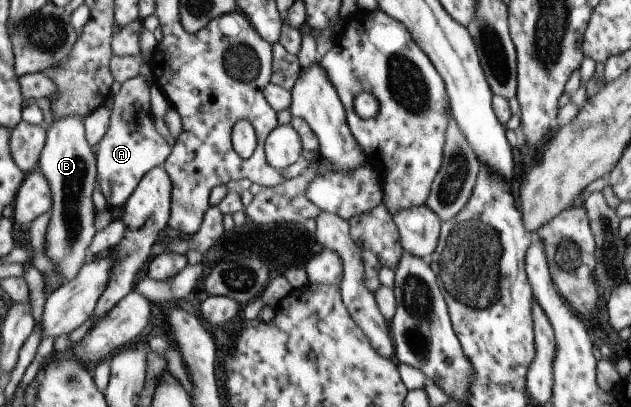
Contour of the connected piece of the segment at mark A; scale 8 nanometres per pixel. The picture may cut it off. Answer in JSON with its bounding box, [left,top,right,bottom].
[96,75,170,209]

